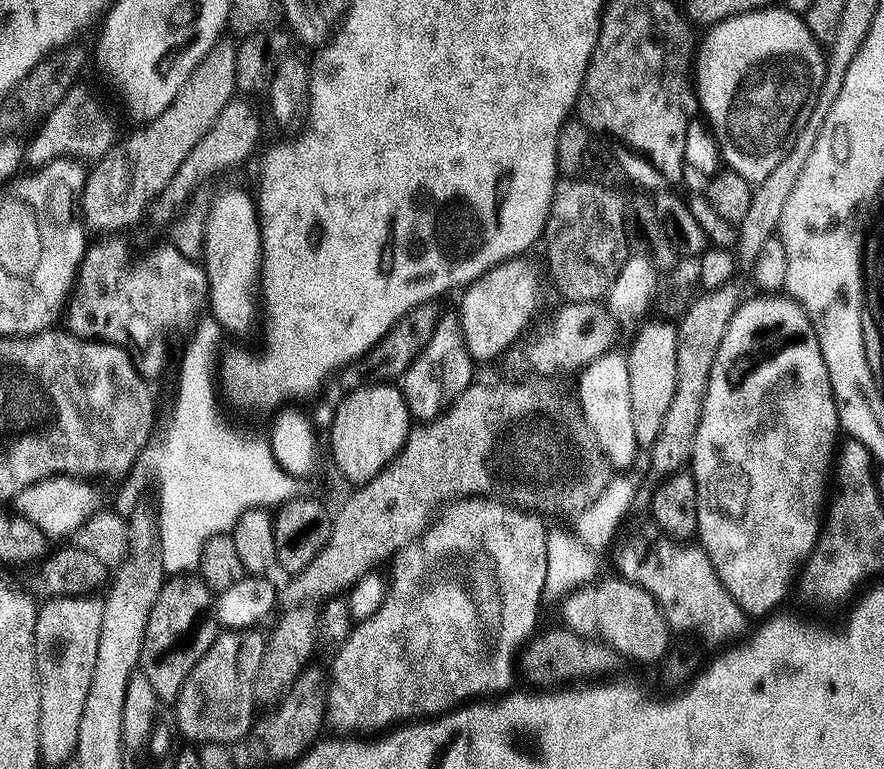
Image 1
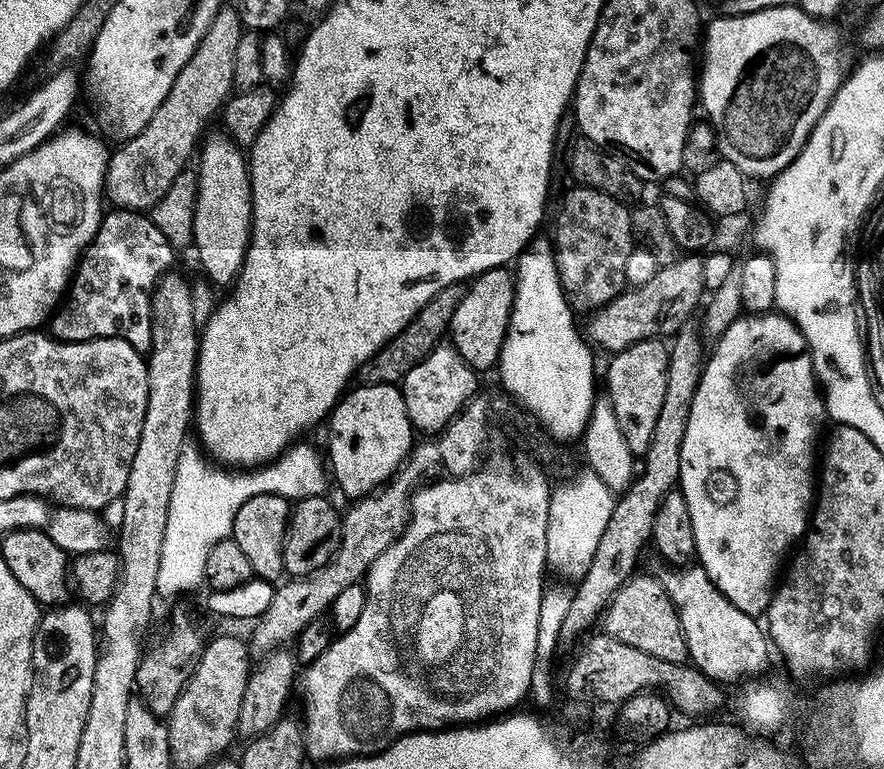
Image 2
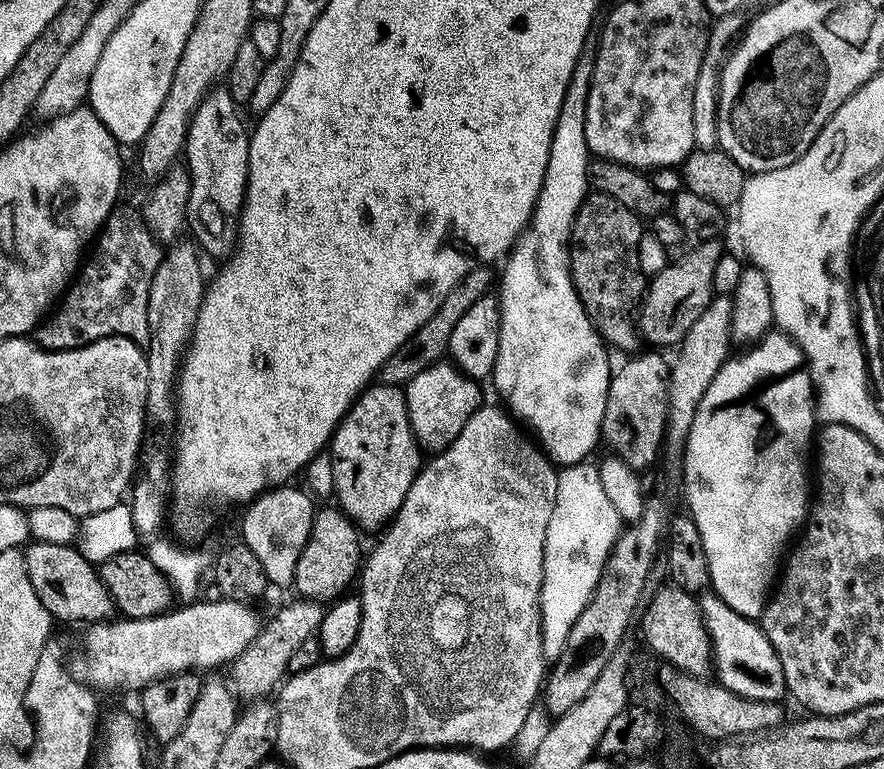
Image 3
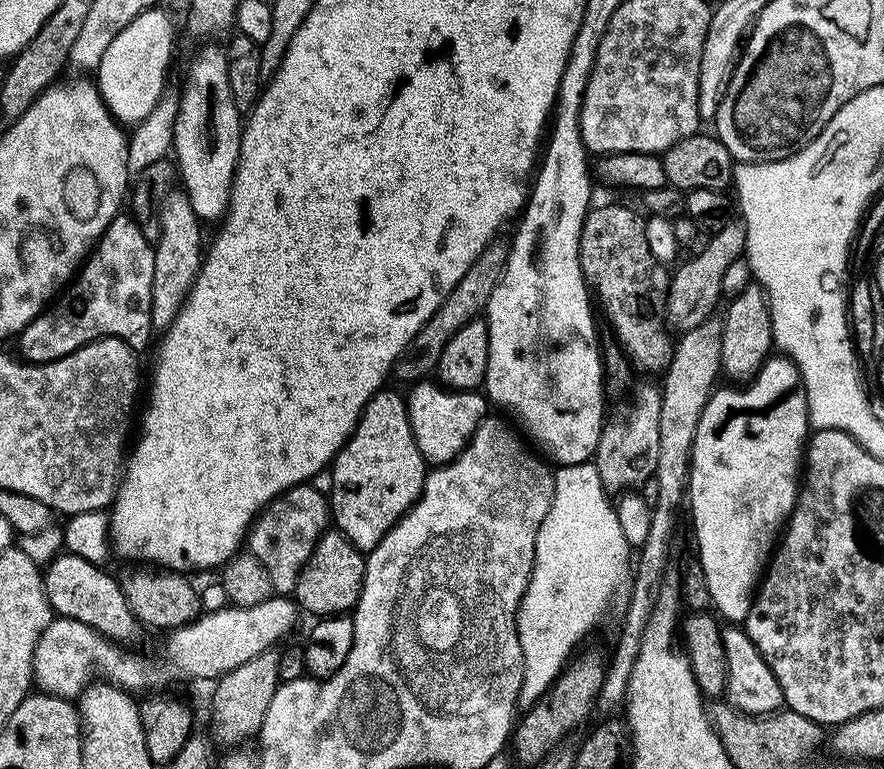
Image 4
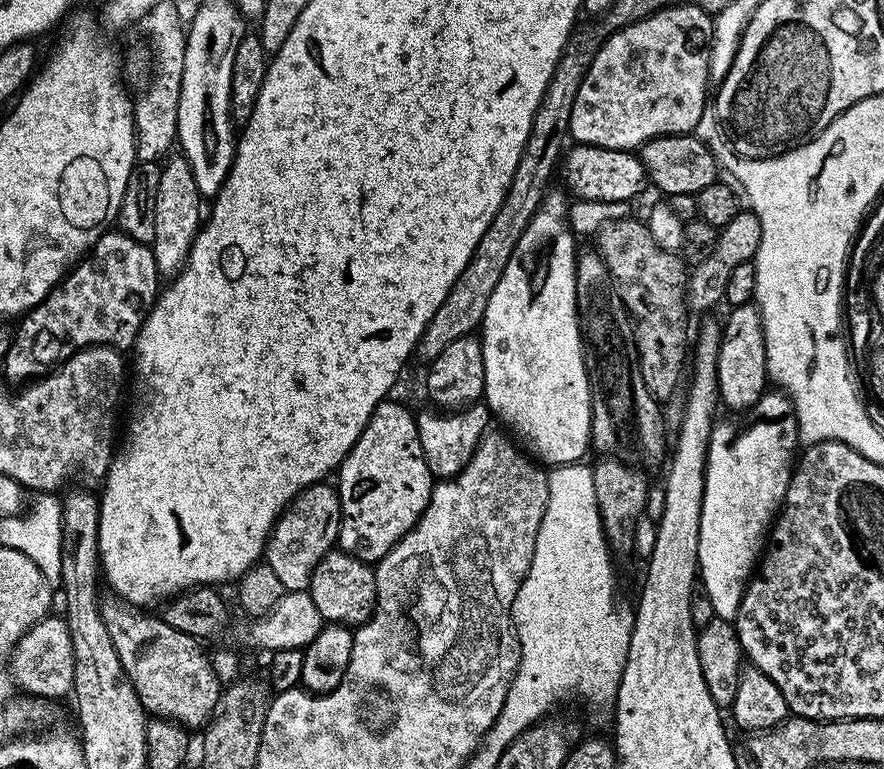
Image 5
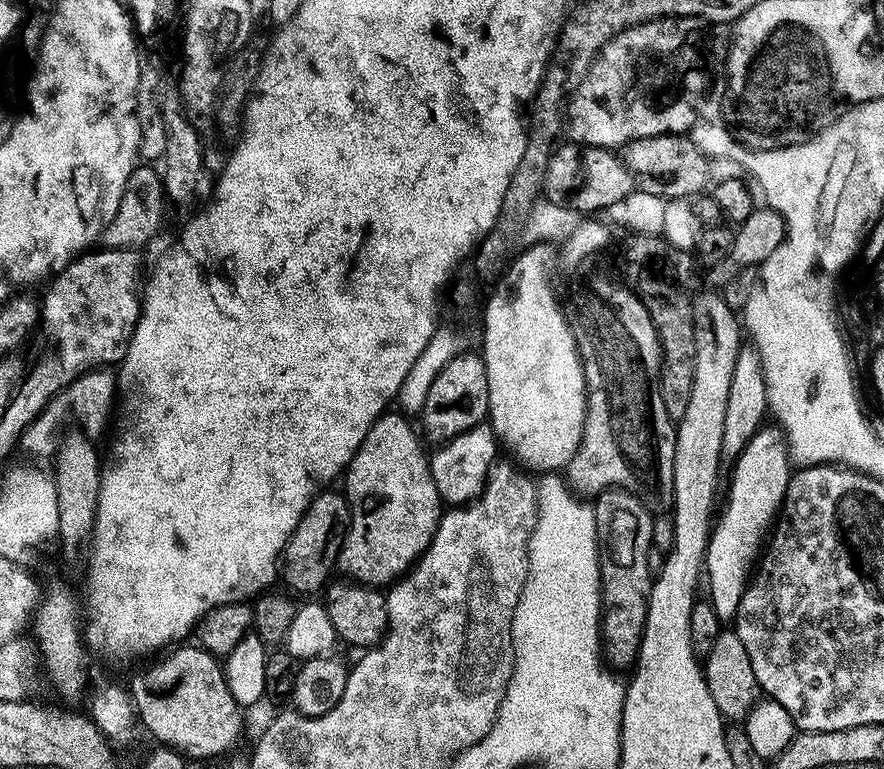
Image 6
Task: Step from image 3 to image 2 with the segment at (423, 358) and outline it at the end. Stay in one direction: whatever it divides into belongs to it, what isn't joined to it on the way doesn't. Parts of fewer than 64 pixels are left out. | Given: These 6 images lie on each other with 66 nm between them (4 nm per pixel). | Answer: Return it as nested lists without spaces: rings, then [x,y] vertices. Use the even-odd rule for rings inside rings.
[[[463,283],[452,284],[449,288],[443,288],[434,299],[417,314],[416,319],[410,321],[398,335],[392,337],[376,355],[370,357],[363,366],[358,369],[359,379],[365,384],[395,384],[403,381],[404,375],[412,369],[422,358],[426,358],[441,343],[442,337],[448,331],[448,323],[458,306],[462,302],[466,288]]]

